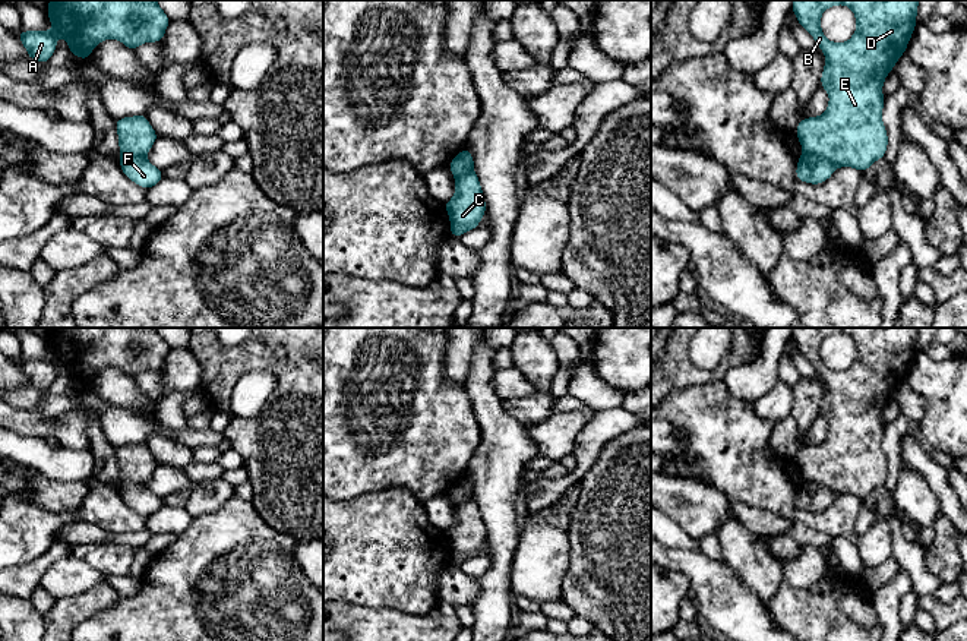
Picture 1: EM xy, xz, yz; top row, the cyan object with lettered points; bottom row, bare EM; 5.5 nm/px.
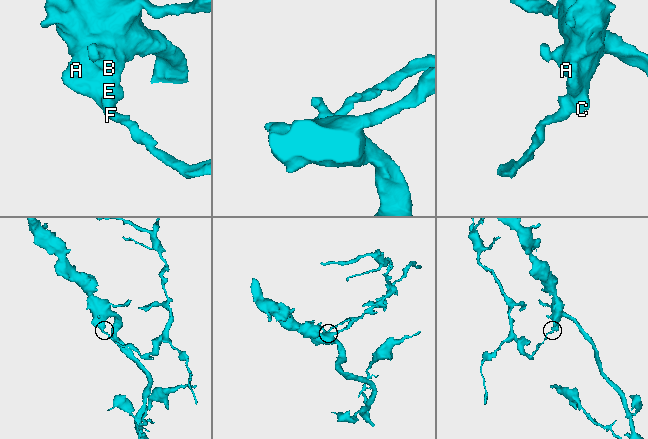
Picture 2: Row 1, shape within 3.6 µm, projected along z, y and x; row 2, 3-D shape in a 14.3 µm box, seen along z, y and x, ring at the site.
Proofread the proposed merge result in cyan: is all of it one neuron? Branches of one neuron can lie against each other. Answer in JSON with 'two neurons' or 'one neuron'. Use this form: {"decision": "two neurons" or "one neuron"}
{"decision": "two neurons"}

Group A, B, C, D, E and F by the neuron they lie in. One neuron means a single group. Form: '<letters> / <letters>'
A B C D E / F

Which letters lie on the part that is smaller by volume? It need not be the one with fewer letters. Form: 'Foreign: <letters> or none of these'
Foreign: F

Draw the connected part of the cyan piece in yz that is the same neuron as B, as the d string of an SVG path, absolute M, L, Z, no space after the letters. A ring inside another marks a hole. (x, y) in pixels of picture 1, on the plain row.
M793 328L791 338L827 385L821 414L829 423L822 443L799 448L796 462L803 480L815 481L835 495L853 495L865 501L885 484L888 461L882 451L885 426L882 413L897 388L906 381L917 353L919 328ZM844 332L856 344L856 360L847 370L832 370L824 364L821 342L825 337Z

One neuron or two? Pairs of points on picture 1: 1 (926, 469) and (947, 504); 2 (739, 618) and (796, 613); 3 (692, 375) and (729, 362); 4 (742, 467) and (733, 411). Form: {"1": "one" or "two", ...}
{"1": "one", "2": "two", "3": "one", "4": "one"}

